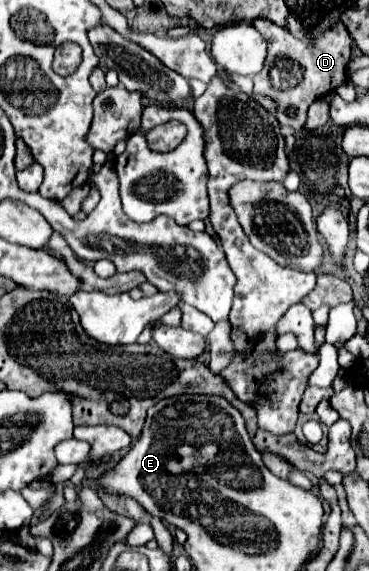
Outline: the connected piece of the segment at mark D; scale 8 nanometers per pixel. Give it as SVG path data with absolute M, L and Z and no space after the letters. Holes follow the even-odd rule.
M254 19L252 25L268 41L268 63L258 75L254 75L254 93L268 95L278 101L278 121L282 125L302 129L302 125L306 123L306 111L314 103L314 99L324 97L346 83L348 63L352 59L352 37L342 21L322 31L310 31L312 43L304 43L286 27L280 27L268 19ZM288 107L296 111L292 117L288 115Z

